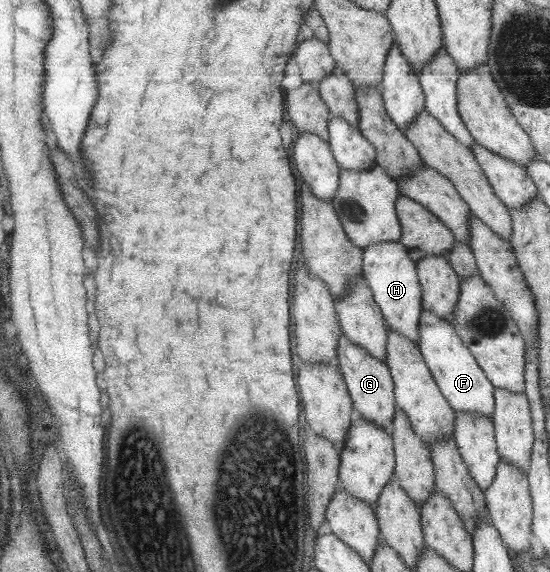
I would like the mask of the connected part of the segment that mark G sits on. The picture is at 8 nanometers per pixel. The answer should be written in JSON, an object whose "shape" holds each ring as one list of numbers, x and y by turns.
{"shape":[[341,334,337,346,337,366,344,376,355,410,369,422,381,428,390,429,393,416,395,416,396,397,394,396,394,380,387,363,373,358,367,350,359,348,345,334]]}

